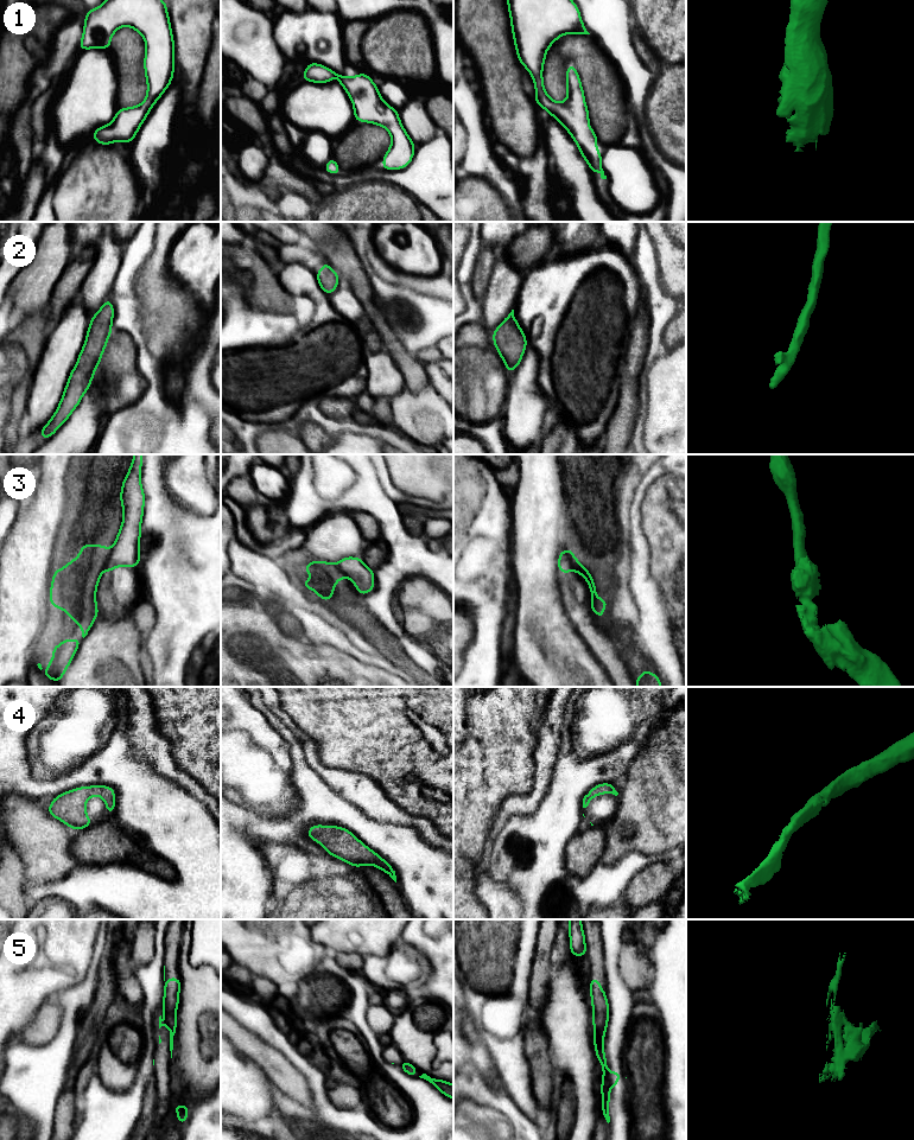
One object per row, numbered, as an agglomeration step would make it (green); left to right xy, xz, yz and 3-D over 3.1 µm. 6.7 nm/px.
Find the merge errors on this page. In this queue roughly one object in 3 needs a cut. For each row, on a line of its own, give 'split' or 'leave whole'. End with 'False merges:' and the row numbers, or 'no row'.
1: leave whole
2: leave whole
3: split
4: leave whole
5: split
False merges: 3, 5

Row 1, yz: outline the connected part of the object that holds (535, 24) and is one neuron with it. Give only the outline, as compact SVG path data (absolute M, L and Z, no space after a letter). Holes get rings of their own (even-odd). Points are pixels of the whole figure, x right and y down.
M507 0L507 4L516 55L520 64L528 70L534 82L537 106L546 109L570 133L591 172L599 172L601 178L607 179L601 165L603 154L597 151L598 138L594 128L588 127L590 122L589 109L585 104L584 89L580 85L577 69L572 63L569 63L566 69L567 96L566 101L561 103L554 102L547 95L542 79L546 52L559 37L571 33L590 34L580 19L579 7L572 0Z

